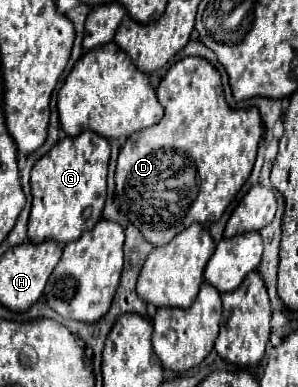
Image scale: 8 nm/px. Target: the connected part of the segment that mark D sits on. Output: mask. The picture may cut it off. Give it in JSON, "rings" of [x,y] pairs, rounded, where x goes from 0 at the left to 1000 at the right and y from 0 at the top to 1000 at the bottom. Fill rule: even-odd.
{"rings":[[[678,147],[584,163],[523,230],[550,302],[517,328],[423,359],[389,416],[403,545],[510,633],[557,633],[638,576],[725,576],[839,457],[879,359],[859,276],[779,282],[752,256],[745,199]]]}

